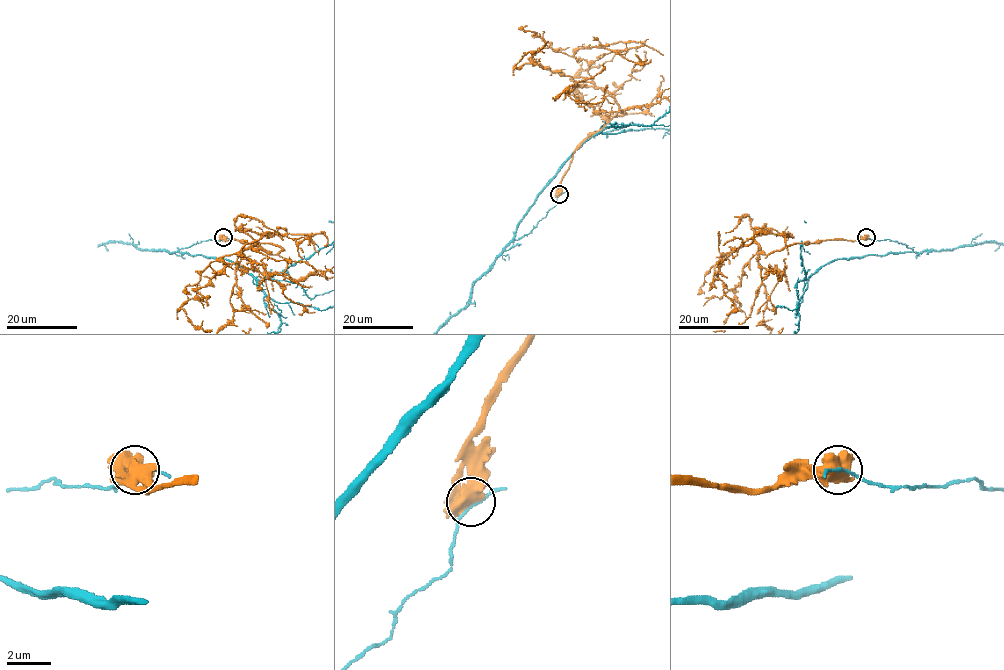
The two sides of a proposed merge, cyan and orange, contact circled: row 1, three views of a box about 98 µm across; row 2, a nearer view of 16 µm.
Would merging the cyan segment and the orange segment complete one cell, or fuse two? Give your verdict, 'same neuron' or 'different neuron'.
different neuron

